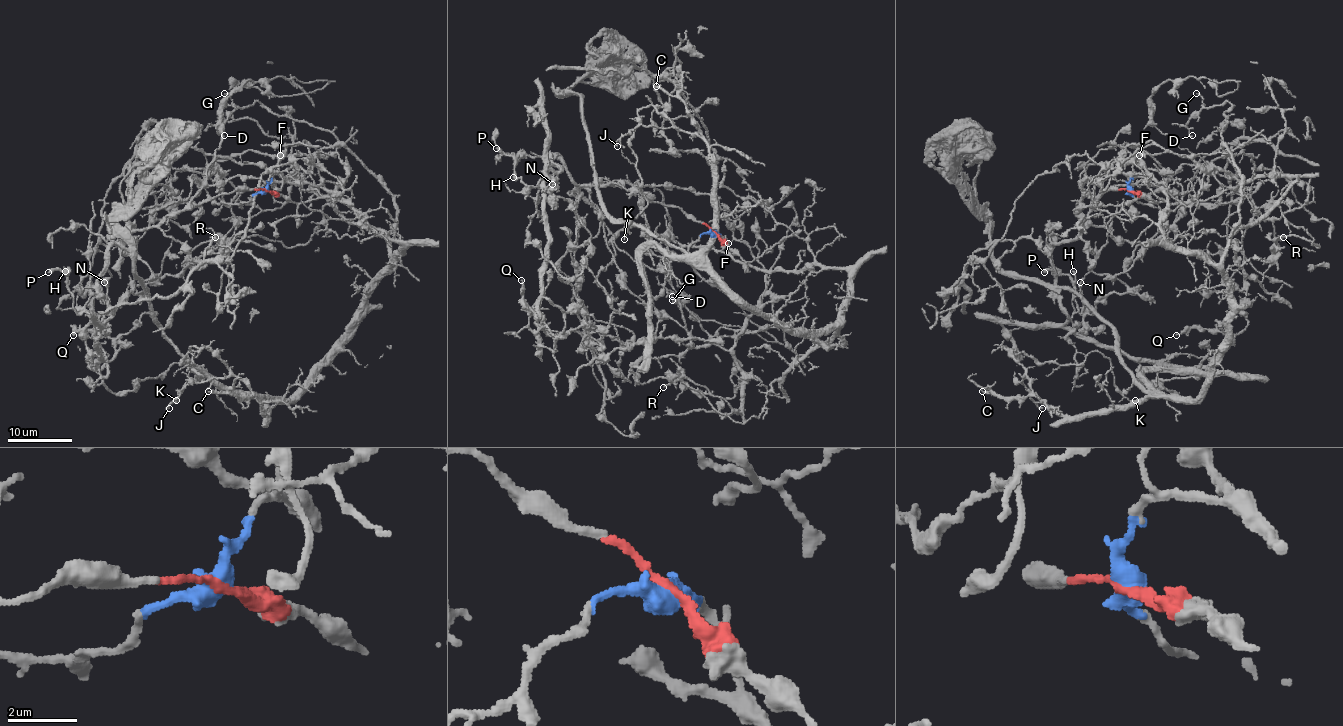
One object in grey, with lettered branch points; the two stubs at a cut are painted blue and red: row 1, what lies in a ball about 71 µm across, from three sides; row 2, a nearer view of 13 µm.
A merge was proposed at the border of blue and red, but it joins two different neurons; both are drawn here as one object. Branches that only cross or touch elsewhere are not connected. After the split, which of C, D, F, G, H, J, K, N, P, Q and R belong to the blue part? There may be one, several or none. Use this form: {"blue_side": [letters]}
{"blue_side": ["C", "D", "F", "G", "J", "K", "R"]}

